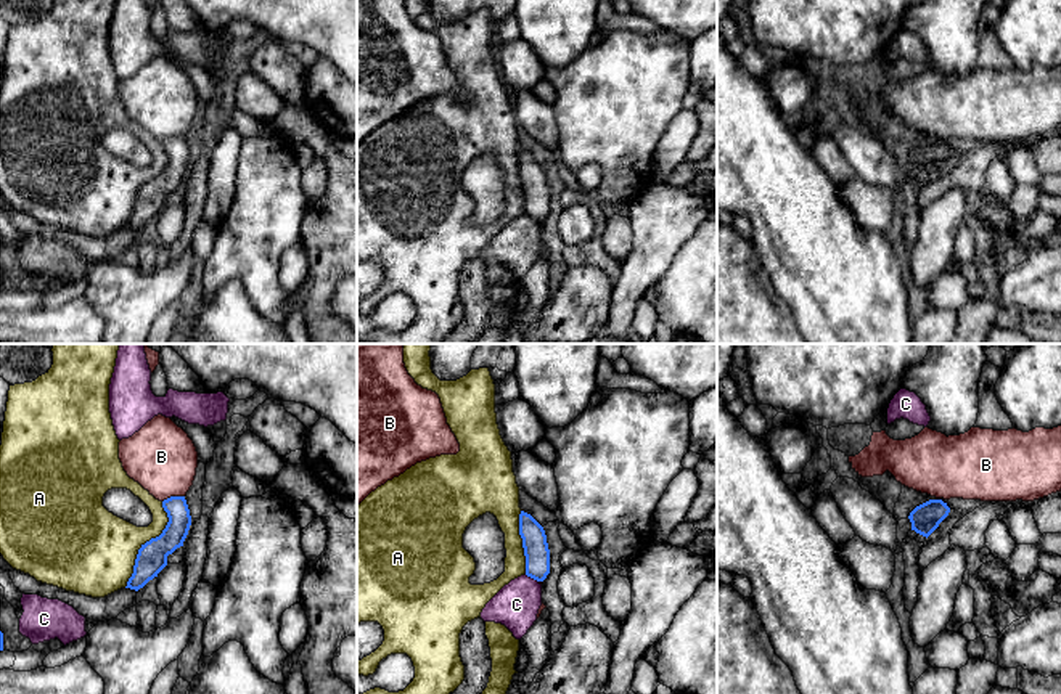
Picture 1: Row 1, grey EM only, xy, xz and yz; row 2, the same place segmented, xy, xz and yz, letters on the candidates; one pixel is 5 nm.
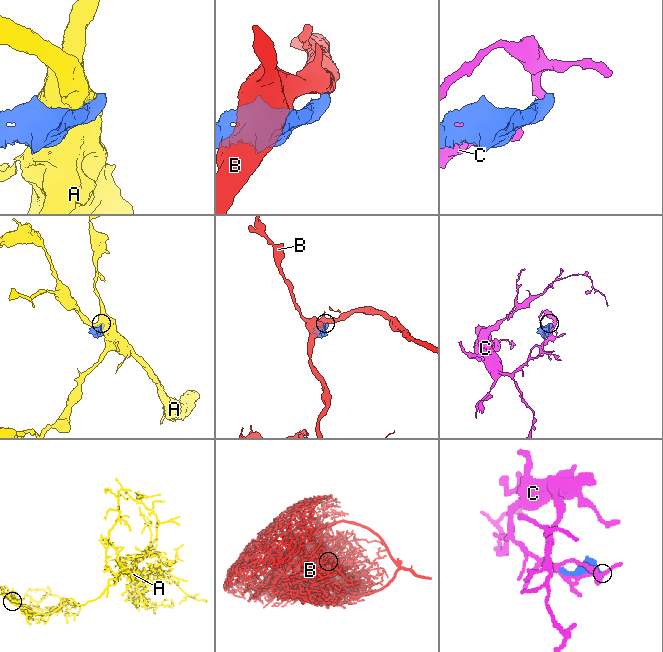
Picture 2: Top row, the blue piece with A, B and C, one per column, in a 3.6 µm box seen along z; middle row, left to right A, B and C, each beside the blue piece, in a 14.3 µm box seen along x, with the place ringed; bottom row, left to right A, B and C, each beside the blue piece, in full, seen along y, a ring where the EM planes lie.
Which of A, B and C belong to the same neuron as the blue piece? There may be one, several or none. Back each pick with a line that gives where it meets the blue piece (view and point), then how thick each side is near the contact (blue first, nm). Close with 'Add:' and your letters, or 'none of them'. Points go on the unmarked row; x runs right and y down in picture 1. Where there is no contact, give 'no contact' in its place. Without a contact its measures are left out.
Add: none of them

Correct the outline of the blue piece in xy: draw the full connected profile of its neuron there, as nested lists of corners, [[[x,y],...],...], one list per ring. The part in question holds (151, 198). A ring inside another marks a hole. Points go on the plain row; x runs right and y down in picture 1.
[[[170,137],[162,141],[169,162],[162,174],[138,190],[133,214],[125,228],[138,231],[167,206],[167,196],[183,186],[191,165],[185,137]]]

